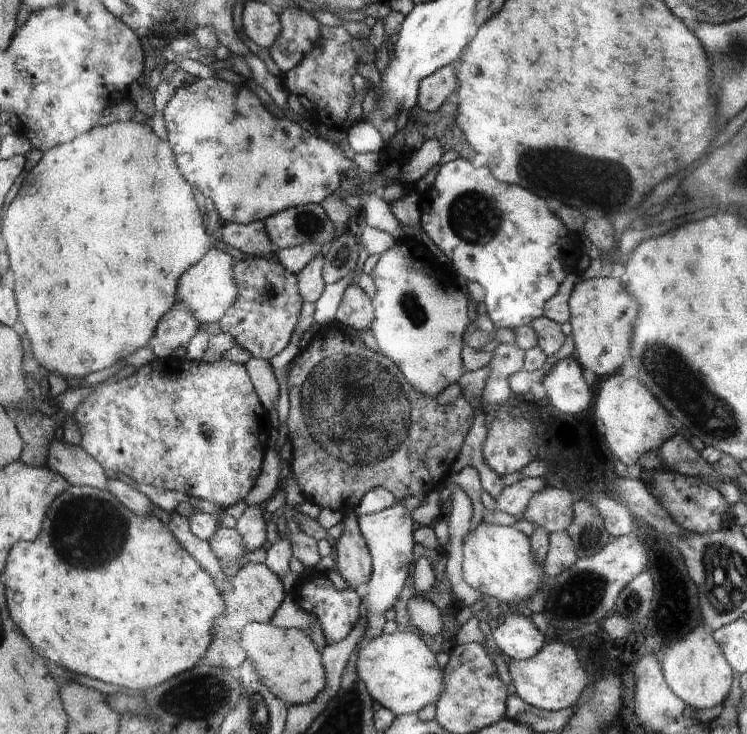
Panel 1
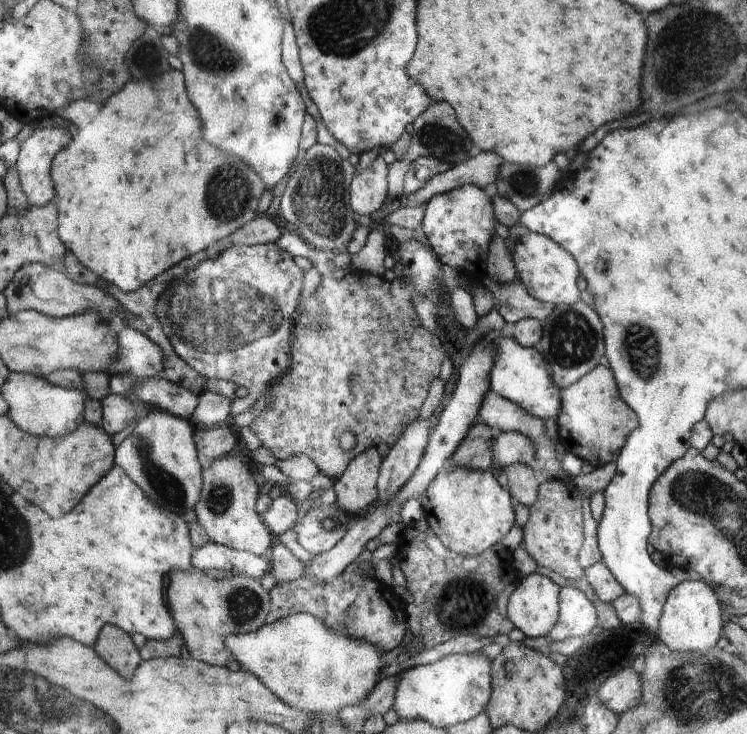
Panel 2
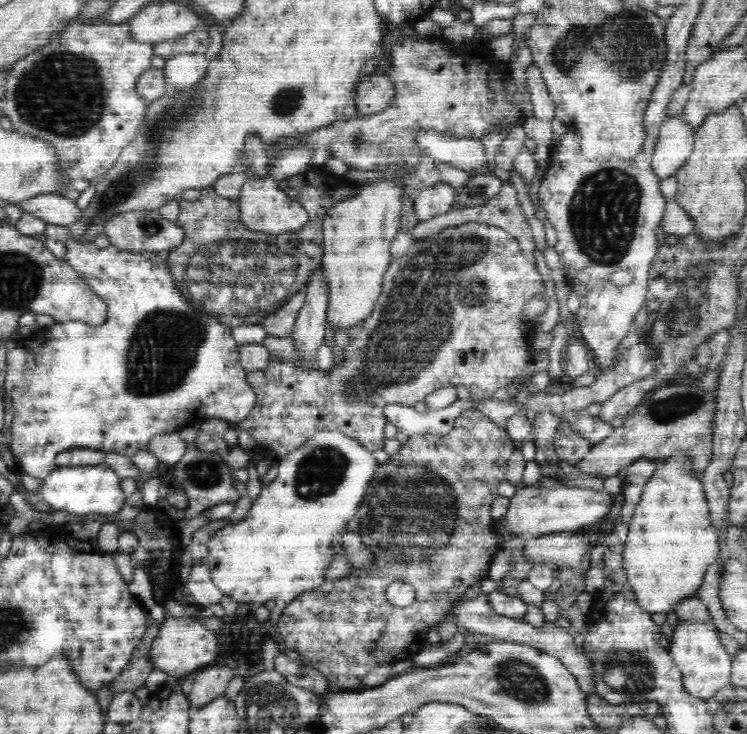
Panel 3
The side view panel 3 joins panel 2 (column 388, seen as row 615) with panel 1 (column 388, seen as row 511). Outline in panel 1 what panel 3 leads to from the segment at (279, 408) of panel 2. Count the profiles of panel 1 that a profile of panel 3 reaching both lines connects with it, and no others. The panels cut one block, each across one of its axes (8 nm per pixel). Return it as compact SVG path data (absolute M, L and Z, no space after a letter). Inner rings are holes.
M334 321L334 324L316 326L316 333L308 346L290 362L286 377L290 404L283 432L292 443L290 464L292 476L296 479L300 490L308 501L315 503L321 509L342 512L344 516L355 512L362 497L373 488L382 487L389 490L396 497L396 500L402 500L408 496L415 496L422 500L433 490L439 489L446 482L446 476L450 476L448 472L450 472L450 468L452 468L452 464L454 464L454 460L456 460L456 456L460 452L460 442L464 442L464 436L467 436L472 424L474 424L474 410L471 404L468 401L466 402L467 398L460 394L450 404L439 404L437 398L428 398L426 394L420 394L420 390L416 390L415 387L404 380L403 370L400 370L388 356L380 354L380 349L372 350L372 346L368 346L368 342L364 342L364 338L352 338L352 334L348 334L348 330L344 330L344 325L338 321ZM366 390L372 390L372 398L362 400L362 392L366 394ZM444 414L454 414L454 416L460 414L456 420L458 428L452 430L454 422L448 422L450 424L448 426Z

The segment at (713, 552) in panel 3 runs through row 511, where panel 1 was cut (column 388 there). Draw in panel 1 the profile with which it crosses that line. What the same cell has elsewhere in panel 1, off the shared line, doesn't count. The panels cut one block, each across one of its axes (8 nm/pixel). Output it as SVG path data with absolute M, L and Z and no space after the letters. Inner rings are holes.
M382 632L380 636L360 643L355 652L360 680L367 686L372 698L396 716L419 713L427 705L438 701L446 688L436 654L422 642L418 632Z

